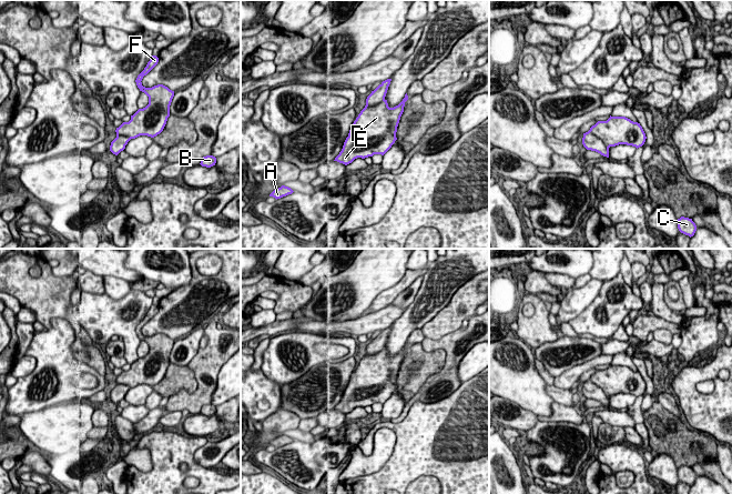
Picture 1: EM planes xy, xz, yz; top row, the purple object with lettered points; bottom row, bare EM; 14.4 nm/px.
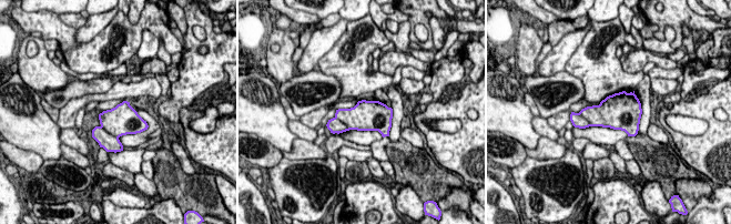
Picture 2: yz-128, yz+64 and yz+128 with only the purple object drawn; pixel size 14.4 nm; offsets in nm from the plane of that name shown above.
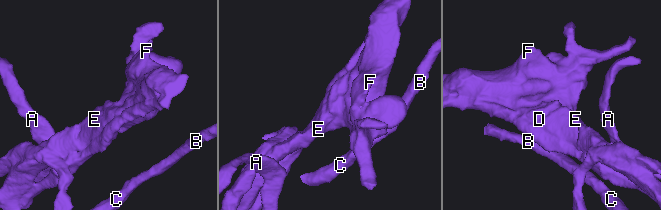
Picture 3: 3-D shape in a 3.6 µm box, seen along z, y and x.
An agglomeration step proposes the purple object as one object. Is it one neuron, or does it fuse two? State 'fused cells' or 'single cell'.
single cell

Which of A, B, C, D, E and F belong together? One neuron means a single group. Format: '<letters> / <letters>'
A B C D E F

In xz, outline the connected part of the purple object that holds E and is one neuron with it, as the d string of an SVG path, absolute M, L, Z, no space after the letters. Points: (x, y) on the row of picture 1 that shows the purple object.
M392 79L383 81L366 99L366 105L350 127L343 149L334 161L345 165L357 158L384 155L397 140L396 132L404 112L407 93L403 101L389 108L385 99Z

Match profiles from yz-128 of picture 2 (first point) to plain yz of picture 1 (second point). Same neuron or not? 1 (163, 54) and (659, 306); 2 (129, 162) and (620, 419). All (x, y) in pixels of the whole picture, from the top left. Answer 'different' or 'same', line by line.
1: same
2: same

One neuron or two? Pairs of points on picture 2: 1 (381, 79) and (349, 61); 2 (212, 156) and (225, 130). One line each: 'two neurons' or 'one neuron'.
1: one neuron
2: one neuron

